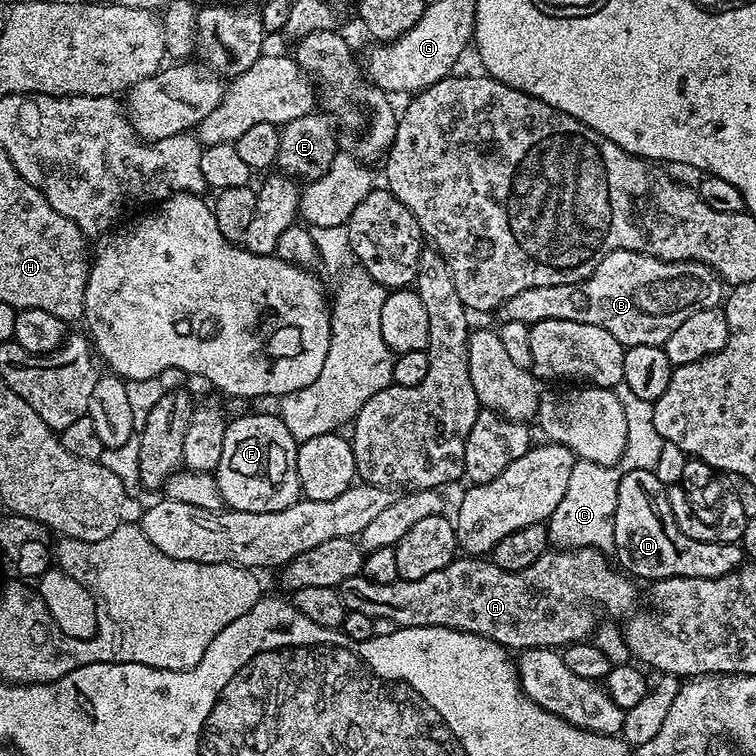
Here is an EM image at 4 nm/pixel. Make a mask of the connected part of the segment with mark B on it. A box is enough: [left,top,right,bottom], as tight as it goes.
[498,250,726,349]

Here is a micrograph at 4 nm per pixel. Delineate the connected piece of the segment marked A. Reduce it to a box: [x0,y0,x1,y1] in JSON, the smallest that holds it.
[339,548,637,650]

